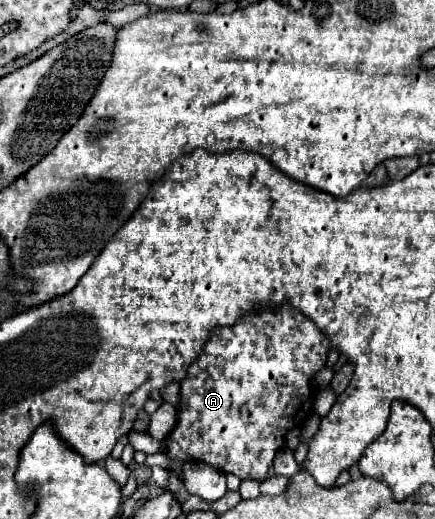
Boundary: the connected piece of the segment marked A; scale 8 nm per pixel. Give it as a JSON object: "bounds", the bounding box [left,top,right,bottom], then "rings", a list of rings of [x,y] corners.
{"bounds":[165,306,329,482],"rings":[[[281,306],[281,310],[253,310],[253,314],[247,314],[241,322],[213,330],[209,342],[205,342],[205,350],[197,356],[197,362],[189,366],[187,378],[179,382],[181,400],[177,424],[165,438],[165,454],[171,458],[167,468],[183,480],[185,462],[203,462],[223,474],[263,482],[277,450],[285,444],[285,434],[301,426],[313,412],[313,380],[325,366],[327,352],[329,338],[325,338],[309,318],[303,318],[299,310],[293,310],[293,306]]]}

